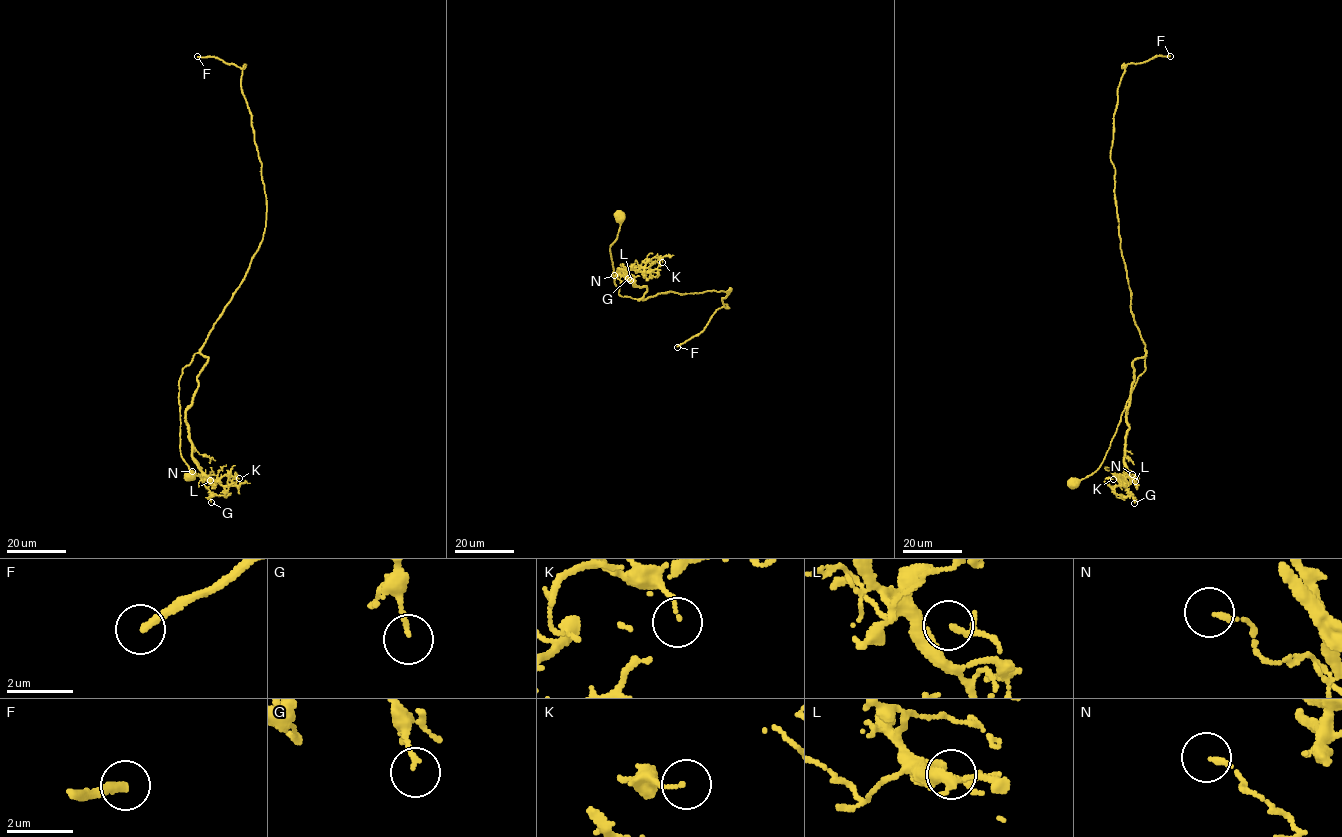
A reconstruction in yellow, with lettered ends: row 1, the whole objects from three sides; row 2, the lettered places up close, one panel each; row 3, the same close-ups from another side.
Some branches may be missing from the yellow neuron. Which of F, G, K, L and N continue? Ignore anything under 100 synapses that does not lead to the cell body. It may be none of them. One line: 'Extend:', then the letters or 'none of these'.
Extend: F

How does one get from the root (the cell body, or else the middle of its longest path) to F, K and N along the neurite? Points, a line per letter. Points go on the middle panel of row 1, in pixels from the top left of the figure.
F: (619, 216), (609, 249), (622, 297), (731, 289), (722, 299), (729, 308), (718, 309), (702, 331), (677, 347)
K: (619, 216), (609, 249), (618, 293), (640, 300), (647, 289), (617, 269), (644, 274), (652, 258), (662, 262)
N: (619, 216), (609, 249), (618, 293), (640, 300), (647, 290), (618, 275), (619, 269), (626, 279), (614, 275)

